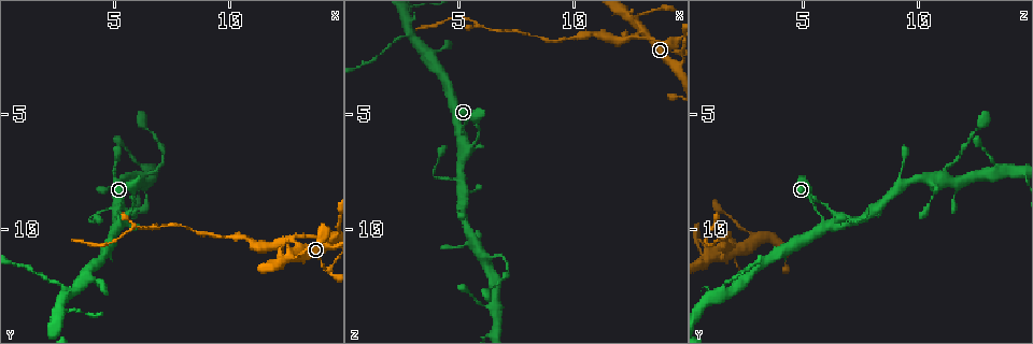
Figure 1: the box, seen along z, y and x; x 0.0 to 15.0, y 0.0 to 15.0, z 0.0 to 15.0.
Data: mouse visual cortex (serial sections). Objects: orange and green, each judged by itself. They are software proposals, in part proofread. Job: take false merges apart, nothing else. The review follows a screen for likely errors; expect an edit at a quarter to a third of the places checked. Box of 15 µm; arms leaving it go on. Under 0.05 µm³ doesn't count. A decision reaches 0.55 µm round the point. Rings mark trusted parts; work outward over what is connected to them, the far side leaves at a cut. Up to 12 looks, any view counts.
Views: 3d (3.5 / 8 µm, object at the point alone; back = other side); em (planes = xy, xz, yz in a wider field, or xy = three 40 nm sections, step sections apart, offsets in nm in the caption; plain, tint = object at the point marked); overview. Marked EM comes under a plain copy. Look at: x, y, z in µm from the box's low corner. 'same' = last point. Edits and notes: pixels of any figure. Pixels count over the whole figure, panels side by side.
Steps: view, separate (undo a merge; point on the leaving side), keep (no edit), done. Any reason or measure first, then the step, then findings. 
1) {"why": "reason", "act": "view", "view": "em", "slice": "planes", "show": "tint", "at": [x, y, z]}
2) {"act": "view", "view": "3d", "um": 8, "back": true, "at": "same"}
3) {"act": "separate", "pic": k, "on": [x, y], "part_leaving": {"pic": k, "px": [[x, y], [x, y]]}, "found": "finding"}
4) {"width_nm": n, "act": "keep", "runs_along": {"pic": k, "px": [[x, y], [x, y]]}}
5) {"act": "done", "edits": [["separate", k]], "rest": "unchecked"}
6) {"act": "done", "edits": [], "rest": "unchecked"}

{"why": "abrupt turn", "act": "view", "view": "3d", "um": 3.5, "at": [13.0, 10.4, 1.6]}

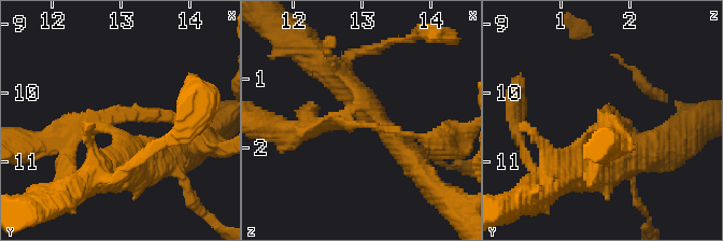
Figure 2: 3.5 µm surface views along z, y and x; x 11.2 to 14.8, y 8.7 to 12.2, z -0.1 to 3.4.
{"arms": 3, "arm_widths_nm": [150, 250, 300], "why": "need the tissue", "act": "view", "view": "em", "slice": "xy", "step": 1, "show": "tint", "at": [12.95, 10.35, 1.70]}

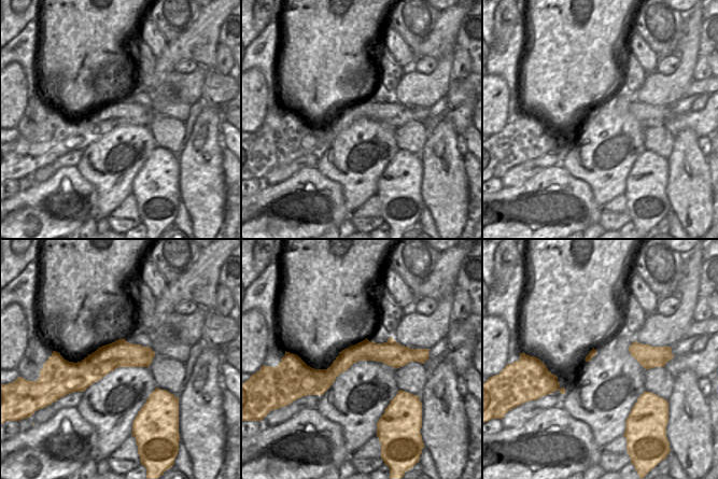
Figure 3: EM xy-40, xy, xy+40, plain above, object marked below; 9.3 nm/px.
{"act": "separate", "pic": 2, "on": [315, 119], "found": "a second cell is stuck on"}

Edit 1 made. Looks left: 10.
{"act": "view", "view": "overview"}

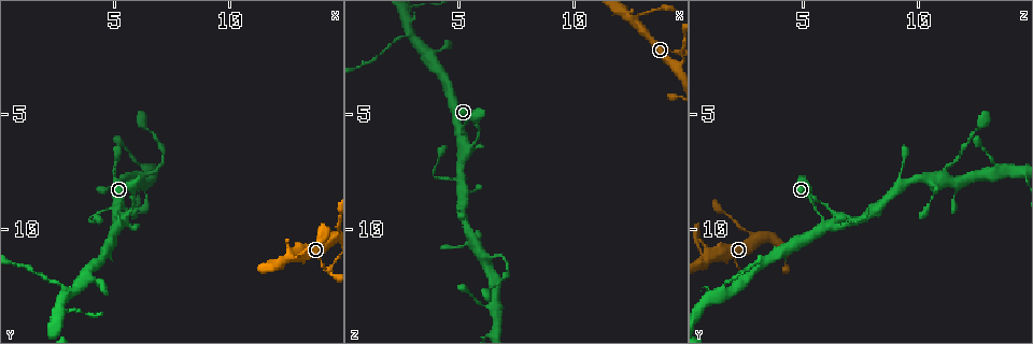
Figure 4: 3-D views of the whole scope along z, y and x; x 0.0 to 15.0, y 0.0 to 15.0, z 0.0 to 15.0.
{"why": "abrupt turn", "act": "view", "view": "3d", "um": 8, "at": [5.0, 9.3, 7.9]}

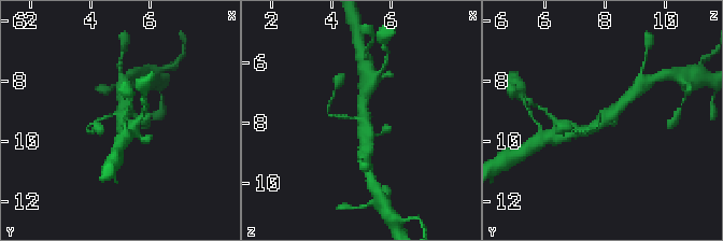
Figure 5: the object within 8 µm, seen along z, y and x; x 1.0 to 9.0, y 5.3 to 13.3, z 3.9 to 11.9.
{"why": "now the EM", "act": "view", "view": "em", "slice": "xy", "step": 3, "show": "tint", "at": [5.0, 9.3, 7.9]}

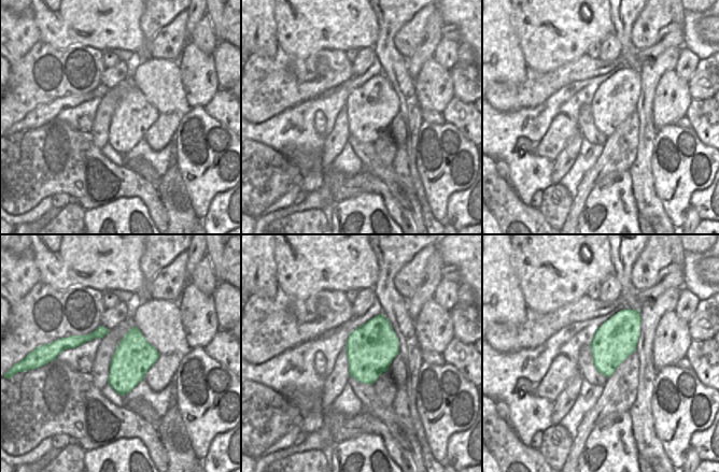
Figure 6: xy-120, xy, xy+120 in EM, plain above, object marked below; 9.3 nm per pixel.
{"act": "keep", "runs_along": {"pic": 5, "px": [[576, 130], [597, 126], [627, 98]]}, "found": "continuous, no second cell"}

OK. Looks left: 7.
{"why": "thin arm on a thick one", "act": "view", "view": "3d", "um": 3.5, "at": [6.3, 7.3, 13.5]}

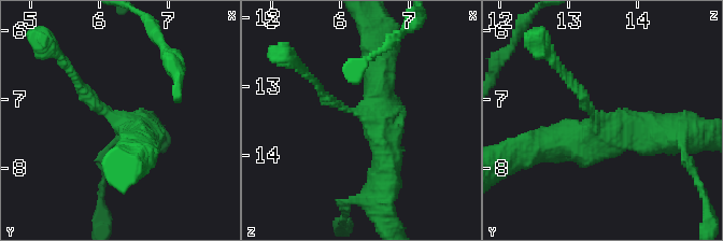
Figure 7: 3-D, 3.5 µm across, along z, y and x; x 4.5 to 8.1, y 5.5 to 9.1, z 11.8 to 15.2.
{"arms": 3, "arm_widths_nm": [150, 400, 450], "act": "view", "view": "em", "slice": "xy", "step": 3, "show": "tint", "at": [6.35, 7.35, 13.35]}

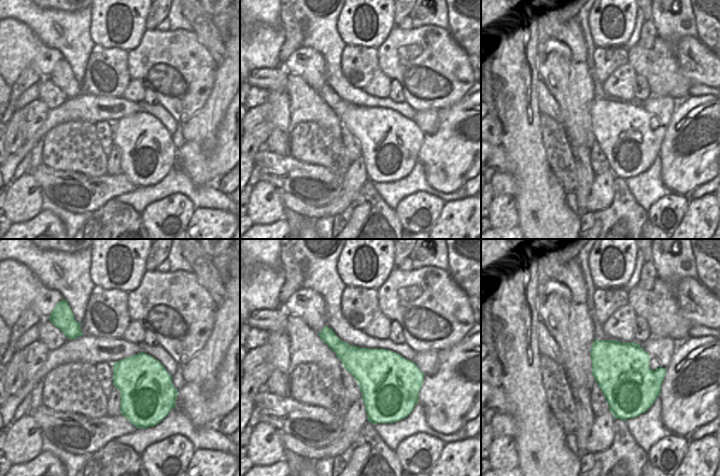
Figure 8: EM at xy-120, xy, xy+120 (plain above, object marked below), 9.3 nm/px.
{"width_nm": 480, "act": "keep", "runs_along": {"pic": 7, "px": [[525, 151], [624, 128], [663, 131]]}, "found": "one cell here"}

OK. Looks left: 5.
{"why": "thick turns thin", "act": "view", "view": "3d", "um": 3.5, "at": [6.9, 7.4, 11.2]}

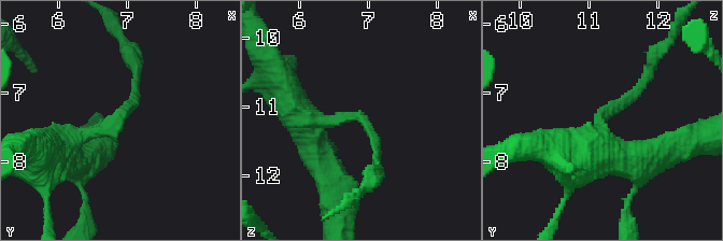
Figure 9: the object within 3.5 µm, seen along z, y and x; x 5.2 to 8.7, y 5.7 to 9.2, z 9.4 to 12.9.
{"act": "view", "view": "em", "slice": "xy", "step": 3, "show": "tint", "at": [6.80, 7.40, 11.10]}

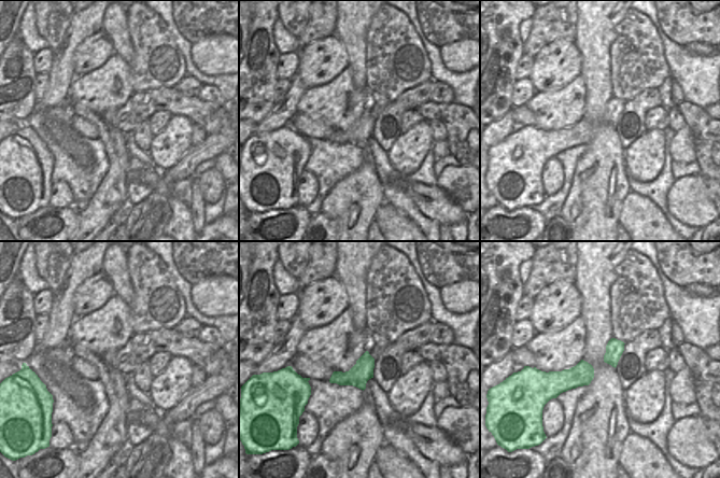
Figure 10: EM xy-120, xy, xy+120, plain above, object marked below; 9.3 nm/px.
{"arm_widths_nm": [150, 350], "act": "keep", "runs_along": {"pic": 9, "px": [[598, 154], [600, 117], [644, 79]]}, "found": "continuous, no second cell"}

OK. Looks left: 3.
{"why": "thin neck", "act": "view", "view": "3d", "um": 3.5, "at": [2.1, 12.2, 1.8]}

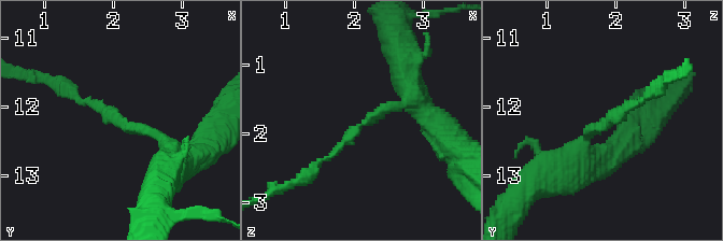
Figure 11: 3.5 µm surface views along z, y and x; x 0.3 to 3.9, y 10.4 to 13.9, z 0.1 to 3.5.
{"arm_widths_nm": [100, 250], "why": "now the EM", "act": "view", "view": "em", "slice": "xy", "step": 1, "show": "tint", "at": [2.10, 12.30, 1.85]}

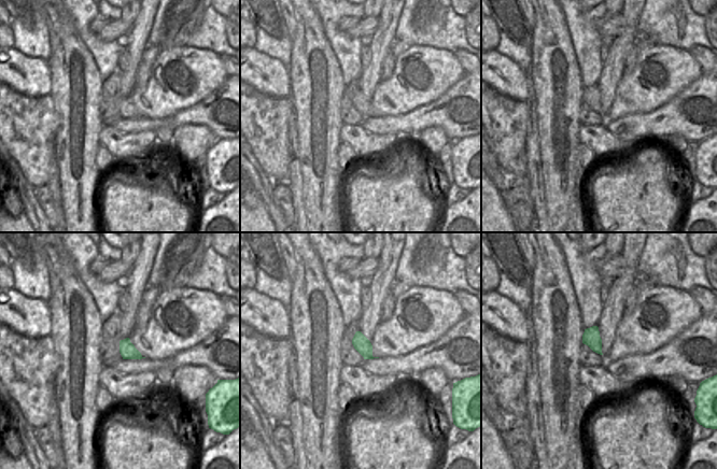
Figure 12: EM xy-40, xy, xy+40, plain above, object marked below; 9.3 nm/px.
{"act": "view", "view": "em", "slice": "xy", "step": 3, "show": "tint", "at": "same"}

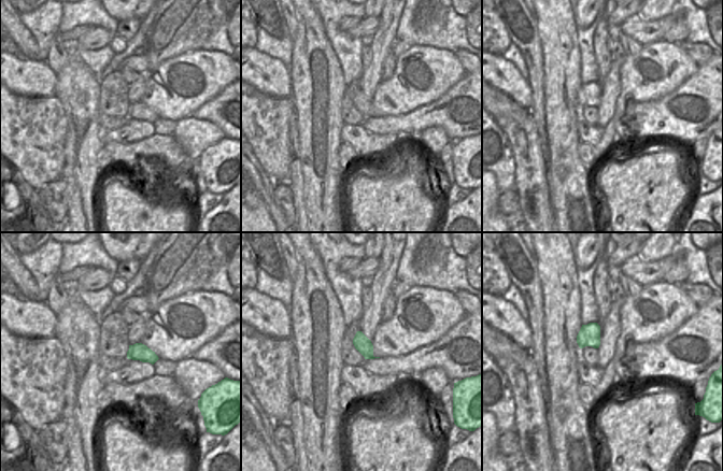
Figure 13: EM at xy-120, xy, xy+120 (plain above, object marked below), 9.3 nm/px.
{"width_nm": 160, "act": "keep", "runs_along": {"pic": 11, "px": [[416, 102], [380, 111], [314, 166]]}, "found": "one cell here"}

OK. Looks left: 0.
{"act": "done", "edits": [["separate", 2]], "rest": "unchecked"}

